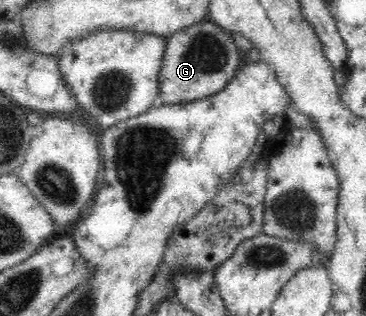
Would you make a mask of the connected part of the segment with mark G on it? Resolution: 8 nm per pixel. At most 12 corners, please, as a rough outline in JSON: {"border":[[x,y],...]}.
{"border":[[201,21],[166,37],[160,105],[215,95],[244,54]]}

